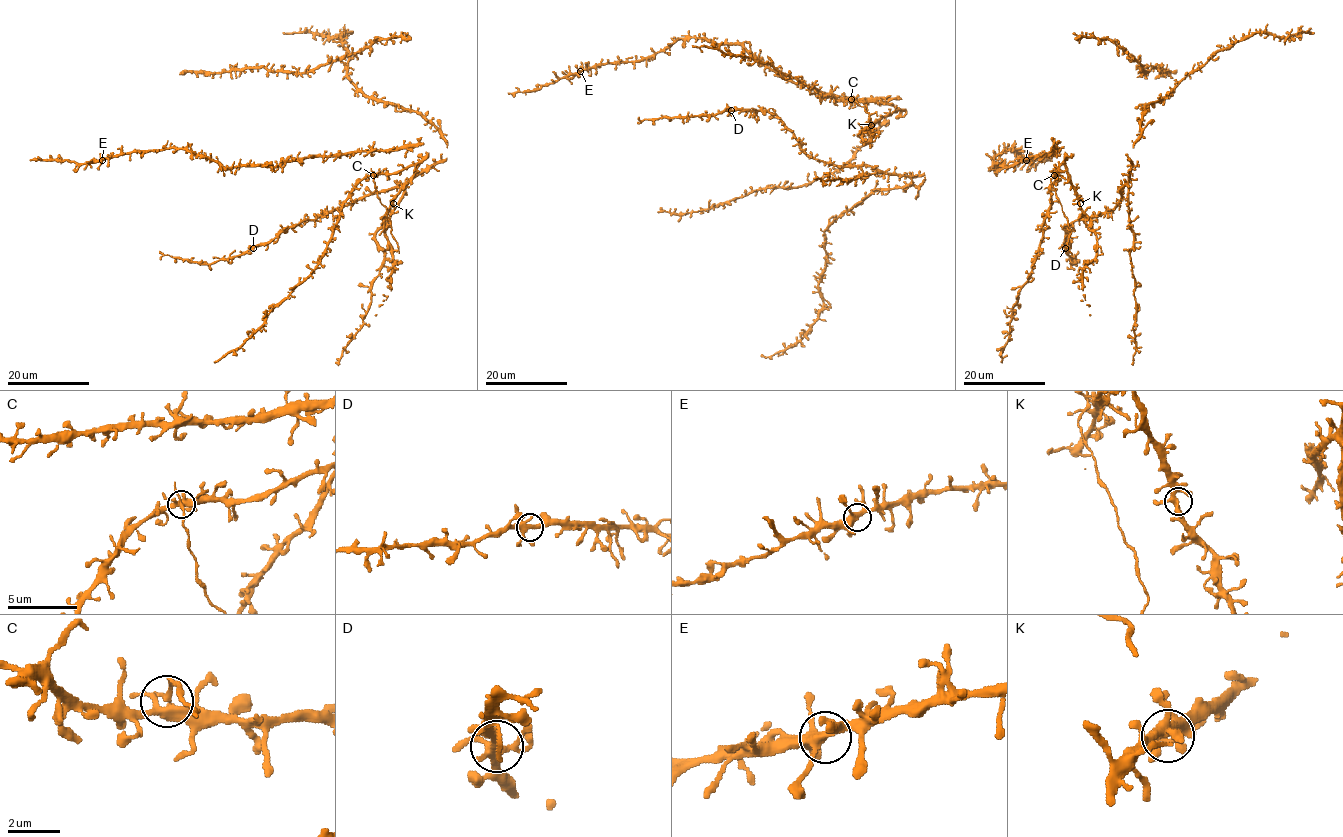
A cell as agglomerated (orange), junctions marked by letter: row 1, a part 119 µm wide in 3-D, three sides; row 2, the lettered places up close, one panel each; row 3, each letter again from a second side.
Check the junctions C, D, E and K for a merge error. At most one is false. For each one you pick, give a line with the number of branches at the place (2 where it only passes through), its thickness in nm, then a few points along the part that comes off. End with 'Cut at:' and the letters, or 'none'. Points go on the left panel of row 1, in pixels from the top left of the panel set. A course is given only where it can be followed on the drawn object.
Cut at: none

